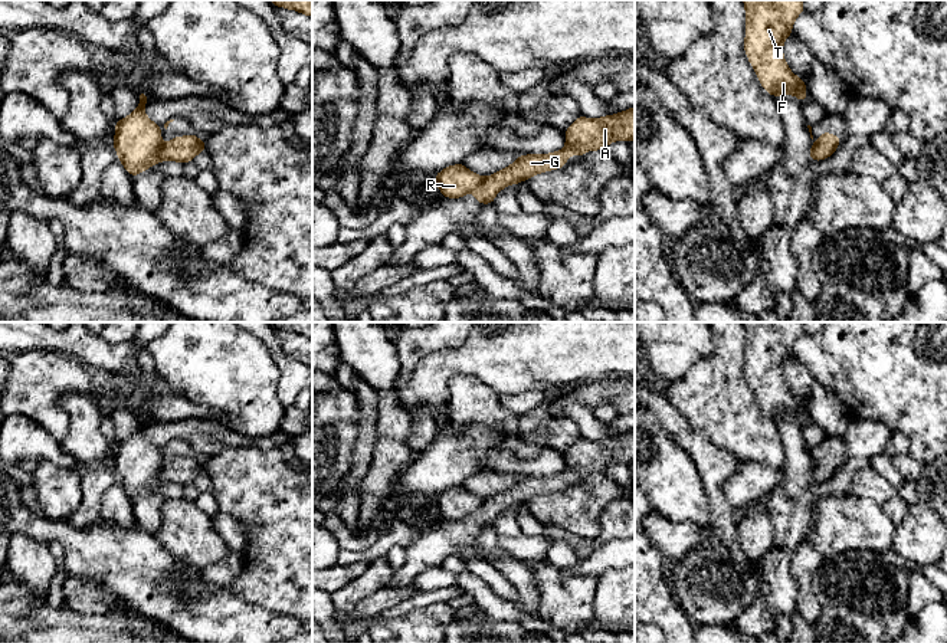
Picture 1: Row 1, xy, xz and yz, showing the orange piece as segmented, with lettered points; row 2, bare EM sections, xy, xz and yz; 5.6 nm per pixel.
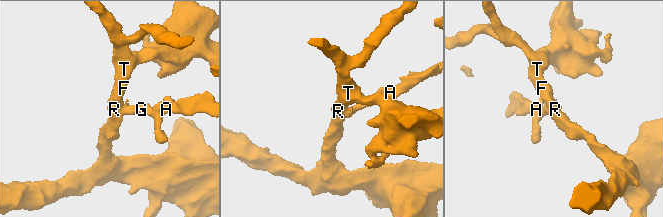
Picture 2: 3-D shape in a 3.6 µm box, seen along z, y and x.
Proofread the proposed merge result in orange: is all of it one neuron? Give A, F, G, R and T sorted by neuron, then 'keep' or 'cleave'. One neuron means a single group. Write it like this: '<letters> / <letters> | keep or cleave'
A G / F R T | cleave

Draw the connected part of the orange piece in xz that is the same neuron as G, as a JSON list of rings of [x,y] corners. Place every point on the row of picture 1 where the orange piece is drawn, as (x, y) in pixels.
[[[635,106],[615,115],[590,119],[580,115],[567,131],[564,131],[566,147],[551,154],[520,155],[509,167],[482,178],[474,190],[481,204],[494,203],[495,196],[511,184],[527,181],[530,177],[563,168],[568,154],[580,157],[587,151],[600,150],[613,141],[629,142],[635,140]]]

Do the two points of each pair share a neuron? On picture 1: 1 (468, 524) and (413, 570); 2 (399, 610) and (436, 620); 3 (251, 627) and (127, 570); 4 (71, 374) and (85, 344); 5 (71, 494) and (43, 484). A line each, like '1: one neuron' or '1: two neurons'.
1: one neuron
2: two neurons
3: one neuron
4: two neurons
5: one neuron

